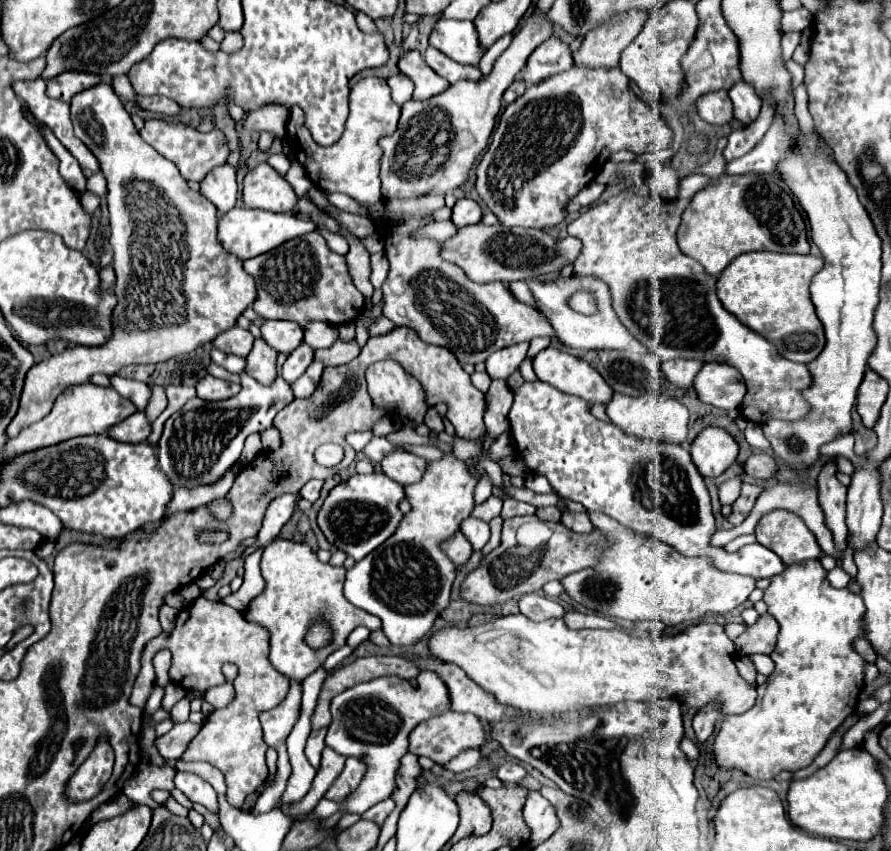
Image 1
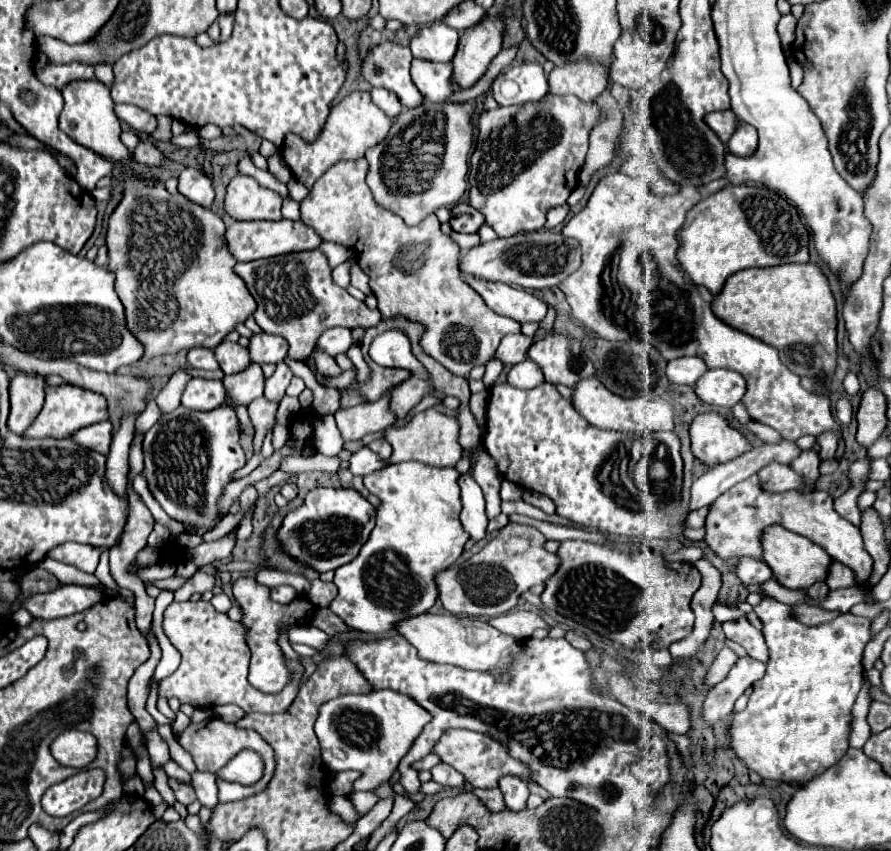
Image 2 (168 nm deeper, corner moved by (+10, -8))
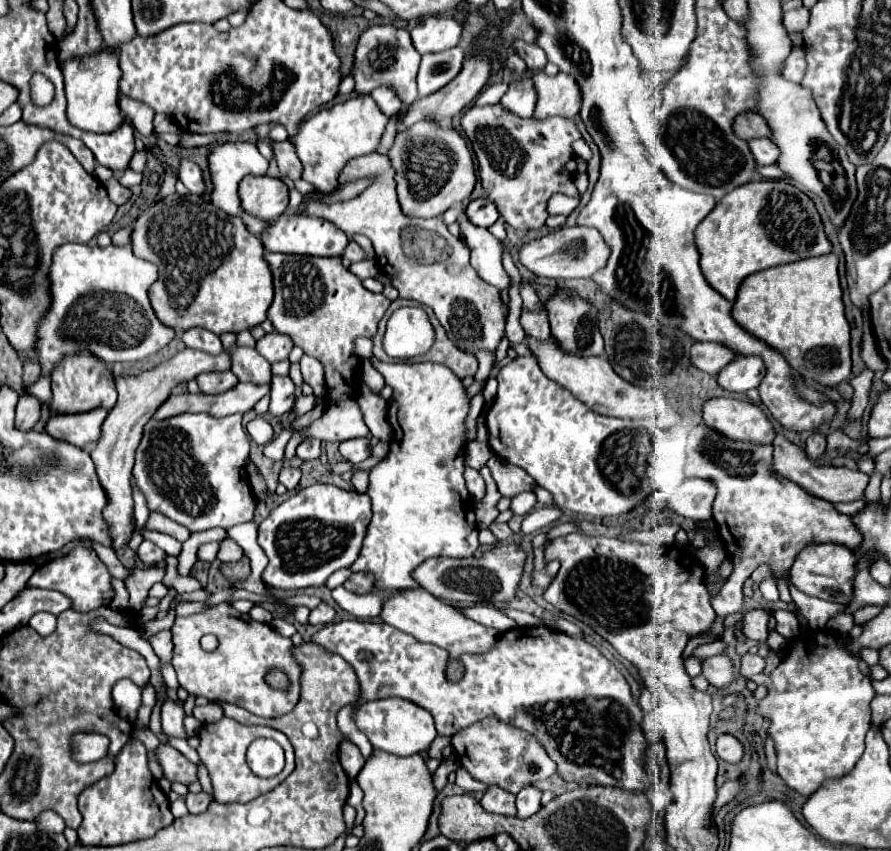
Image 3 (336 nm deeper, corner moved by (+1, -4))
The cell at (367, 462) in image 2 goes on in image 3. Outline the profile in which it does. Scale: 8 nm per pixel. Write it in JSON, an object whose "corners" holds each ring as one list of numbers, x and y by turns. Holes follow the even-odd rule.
{"corners":[[352,438,340,444,340,454,344,456,344,460,352,462,352,464,360,464,362,460,372,456,372,448,370,448,370,440,368,438]]}

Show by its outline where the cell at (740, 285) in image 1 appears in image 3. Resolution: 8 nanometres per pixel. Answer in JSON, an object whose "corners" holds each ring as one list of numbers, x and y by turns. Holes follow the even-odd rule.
{"corners":[[836,254,806,258,746,276,732,306,732,318,744,330,780,350,800,376,826,386,850,378,850,326,844,316]]}

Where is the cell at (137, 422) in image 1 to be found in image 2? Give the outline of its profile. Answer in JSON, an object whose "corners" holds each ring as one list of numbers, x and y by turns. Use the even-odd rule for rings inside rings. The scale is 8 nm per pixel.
{"corners":[[97,422,97,424,85,426,79,432,73,432,71,440,77,440,77,444,107,456,109,446,111,446,111,424,109,422]]}

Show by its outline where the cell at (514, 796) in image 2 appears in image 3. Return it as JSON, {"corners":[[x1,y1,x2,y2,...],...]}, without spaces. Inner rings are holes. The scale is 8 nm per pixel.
{"corners":[[526,786,518,792,516,796,516,808,518,808,518,816,520,818,528,818,532,814,536,814,540,810,540,796,542,796,542,790,536,788,536,786]]}

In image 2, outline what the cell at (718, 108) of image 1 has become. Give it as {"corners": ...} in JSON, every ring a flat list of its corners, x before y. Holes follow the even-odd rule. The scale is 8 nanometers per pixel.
{"corners":[[731,110,711,112,709,116,705,116,705,122,709,124,709,128,713,128,717,132,717,136,721,136,723,142,727,142,735,134,735,130,739,126,739,120]]}

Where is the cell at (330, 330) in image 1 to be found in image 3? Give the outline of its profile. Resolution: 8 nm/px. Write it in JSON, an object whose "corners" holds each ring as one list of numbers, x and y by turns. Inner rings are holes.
{"corners":[[358,382,356,402,364,414,364,422,370,428,372,436,390,442,392,440,392,428,386,420,386,400,382,400,378,394,374,394,364,382]]}

